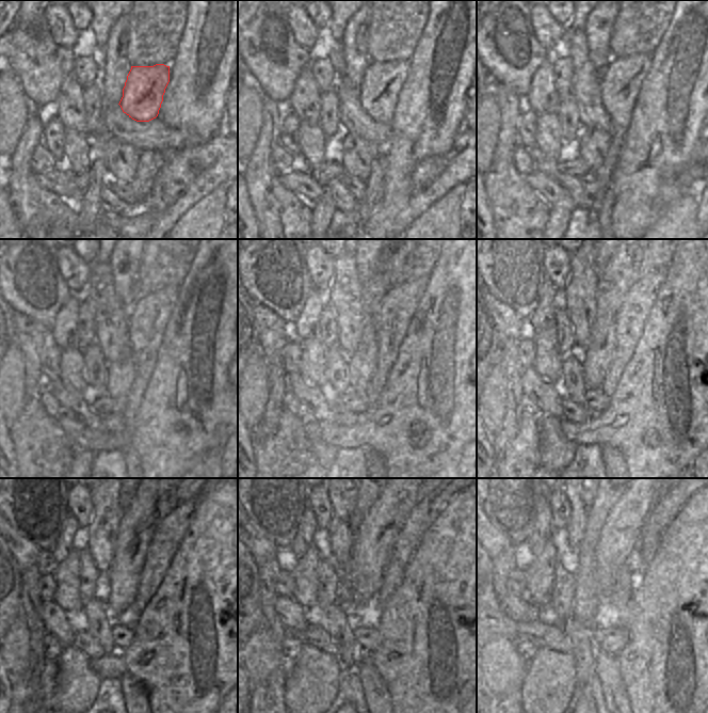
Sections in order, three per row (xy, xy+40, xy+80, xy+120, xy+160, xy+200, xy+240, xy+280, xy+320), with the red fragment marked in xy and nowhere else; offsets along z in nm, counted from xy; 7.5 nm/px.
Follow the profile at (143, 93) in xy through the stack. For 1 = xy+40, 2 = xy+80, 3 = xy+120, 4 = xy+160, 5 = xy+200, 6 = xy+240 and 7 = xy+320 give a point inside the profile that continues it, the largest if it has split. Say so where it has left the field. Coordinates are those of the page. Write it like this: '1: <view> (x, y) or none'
1: xy+40 (382, 82)
2: xy+80 (621, 81)
3: xy+120 (147, 318)
4: xy+160 (390, 318)
5: xy+200 (630, 319)
6: xy+240 (170, 533)
7: xy+320 (668, 507)

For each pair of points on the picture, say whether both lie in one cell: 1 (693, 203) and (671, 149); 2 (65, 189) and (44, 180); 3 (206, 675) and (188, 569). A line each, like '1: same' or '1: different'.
1: different
2: same
3: same

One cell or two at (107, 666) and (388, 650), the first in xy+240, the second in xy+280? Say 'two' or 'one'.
one

